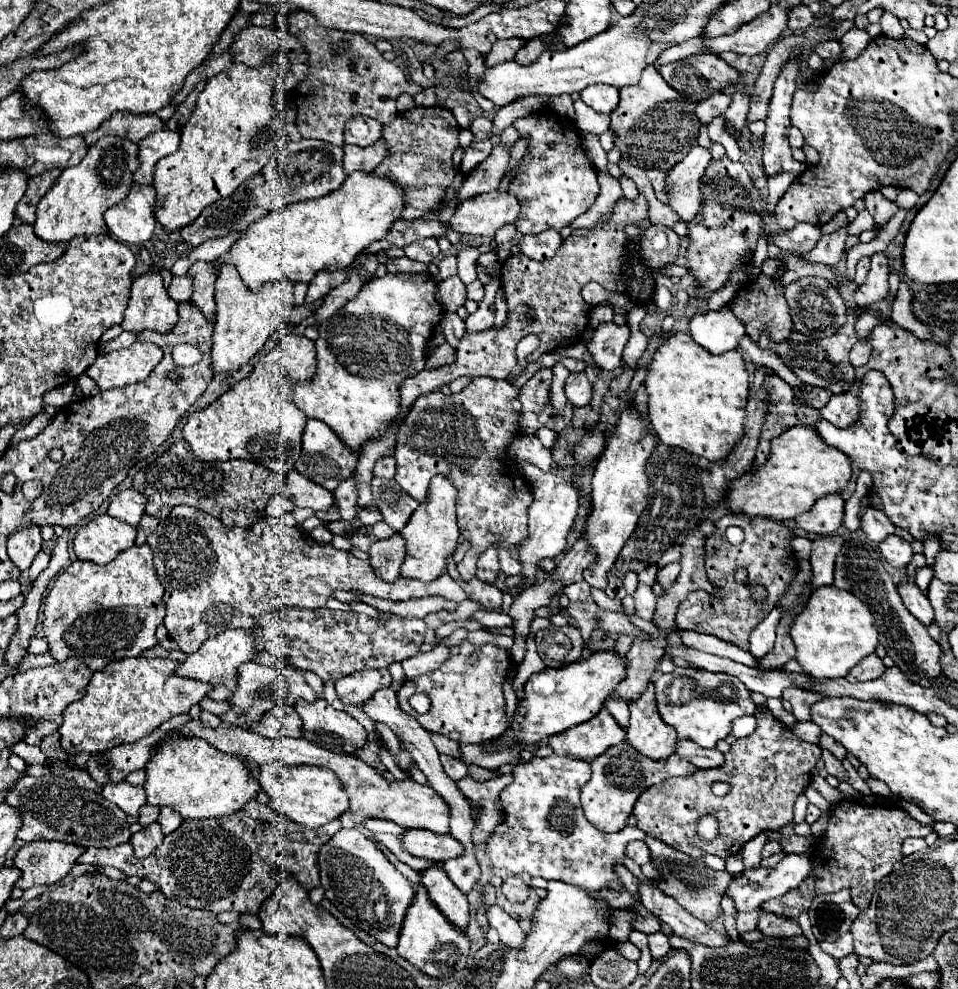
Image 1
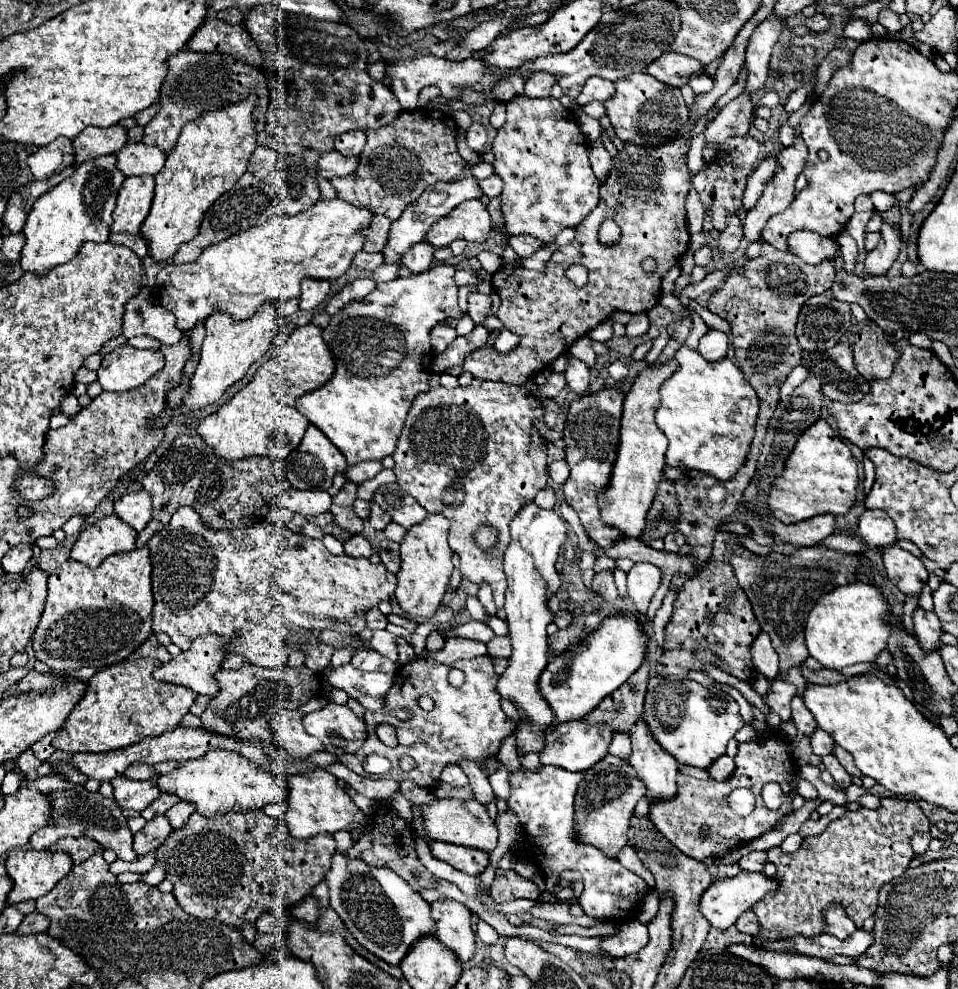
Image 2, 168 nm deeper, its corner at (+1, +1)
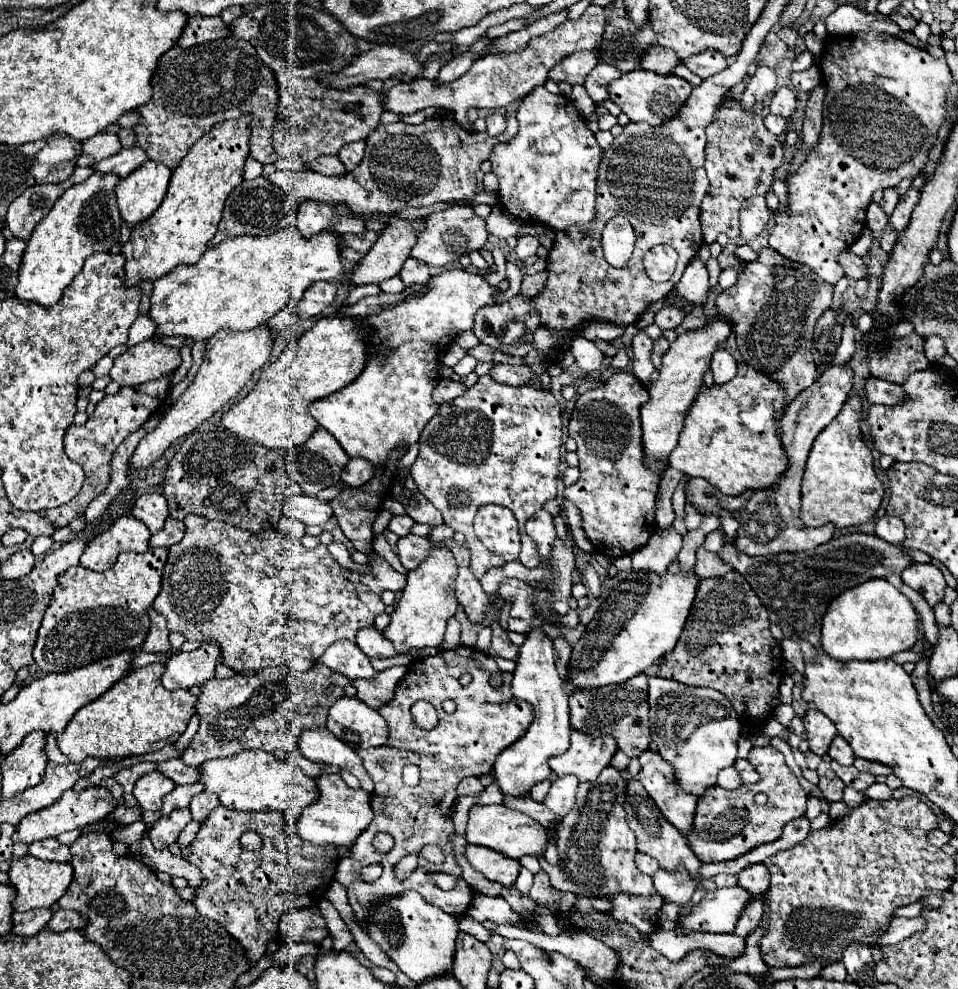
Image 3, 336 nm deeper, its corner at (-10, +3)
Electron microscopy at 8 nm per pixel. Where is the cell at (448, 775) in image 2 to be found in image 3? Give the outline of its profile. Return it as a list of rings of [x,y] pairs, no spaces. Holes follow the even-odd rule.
[[[465,777],[457,787],[457,795],[473,795],[479,791],[483,791],[483,785],[477,777]]]

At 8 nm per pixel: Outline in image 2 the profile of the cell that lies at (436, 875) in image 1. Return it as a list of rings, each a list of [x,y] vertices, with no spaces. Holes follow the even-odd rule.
[[[452,899],[432,905],[432,917],[438,927],[438,941],[446,945],[462,963],[474,957],[474,931],[470,927],[470,911]]]

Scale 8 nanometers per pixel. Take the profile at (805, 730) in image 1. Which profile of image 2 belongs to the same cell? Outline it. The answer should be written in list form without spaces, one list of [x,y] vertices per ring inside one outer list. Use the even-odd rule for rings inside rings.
[[[818,729],[816,733],[812,733],[812,749],[814,749],[816,755],[824,757],[824,755],[834,751],[834,741],[832,741],[832,737],[826,731]]]

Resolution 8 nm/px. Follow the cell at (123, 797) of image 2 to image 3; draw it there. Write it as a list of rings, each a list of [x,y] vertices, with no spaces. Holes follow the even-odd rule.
[[[157,771],[143,775],[135,787],[133,787],[133,797],[137,799],[137,803],[143,809],[153,809],[159,811],[161,809],[161,799],[163,795],[167,795],[171,789],[175,787],[175,783],[163,775],[159,775]]]

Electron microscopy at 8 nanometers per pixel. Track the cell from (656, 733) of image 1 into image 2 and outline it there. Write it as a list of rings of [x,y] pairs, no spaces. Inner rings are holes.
[[[638,719],[636,725],[632,725],[630,733],[632,733],[630,765],[636,769],[636,777],[640,777],[640,781],[646,787],[648,803],[654,805],[656,801],[666,801],[676,797],[678,763],[672,761],[672,755],[668,755],[656,743],[644,719]]]

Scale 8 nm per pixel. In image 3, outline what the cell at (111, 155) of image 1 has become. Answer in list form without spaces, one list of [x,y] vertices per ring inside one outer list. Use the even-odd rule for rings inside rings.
[[[93,171],[93,175],[89,179],[85,179],[79,185],[69,187],[53,205],[53,209],[47,213],[45,219],[41,219],[31,235],[31,239],[27,241],[27,249],[23,255],[23,263],[21,263],[21,271],[19,271],[19,285],[15,295],[19,299],[25,301],[35,301],[39,305],[53,305],[61,299],[63,289],[73,281],[73,277],[83,269],[83,263],[89,255],[99,253],[99,251],[109,251],[113,243],[119,241],[121,237],[121,215],[117,209],[117,199],[115,199],[115,187],[121,181],[119,175],[115,173],[101,173],[101,171]]]

